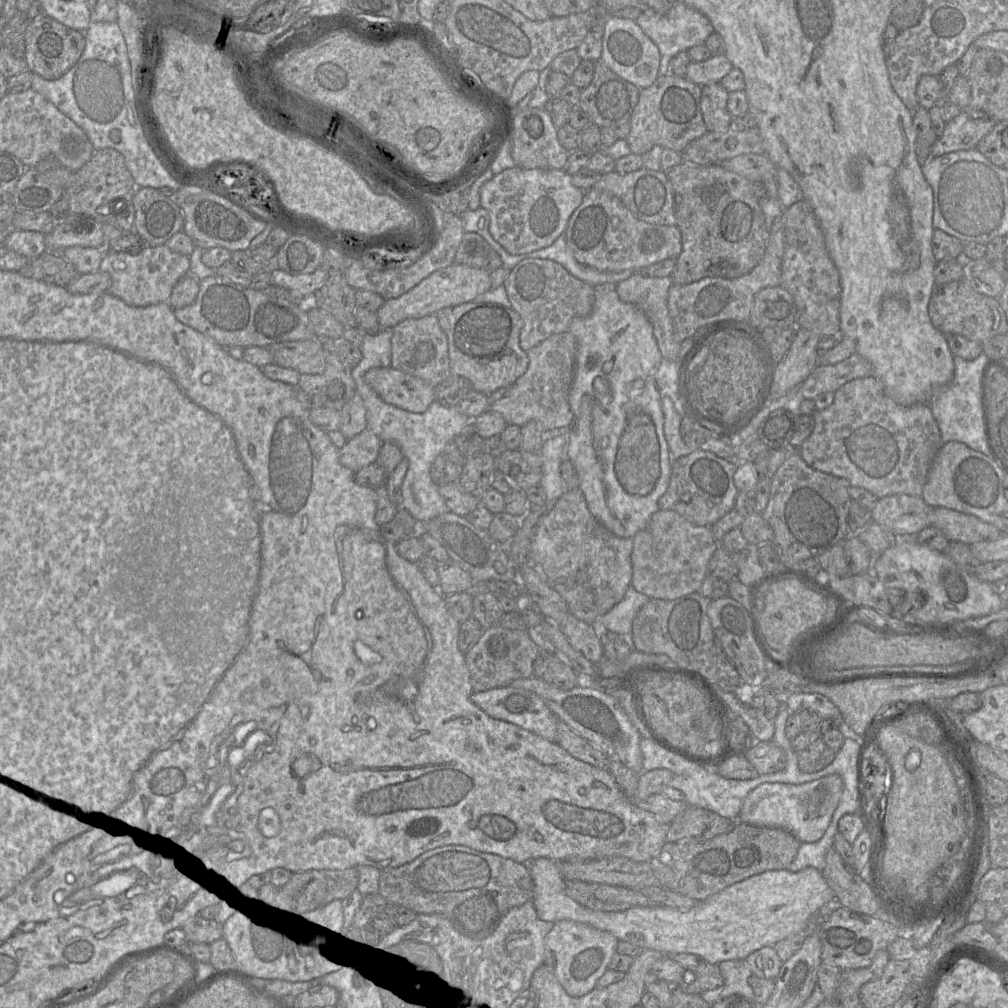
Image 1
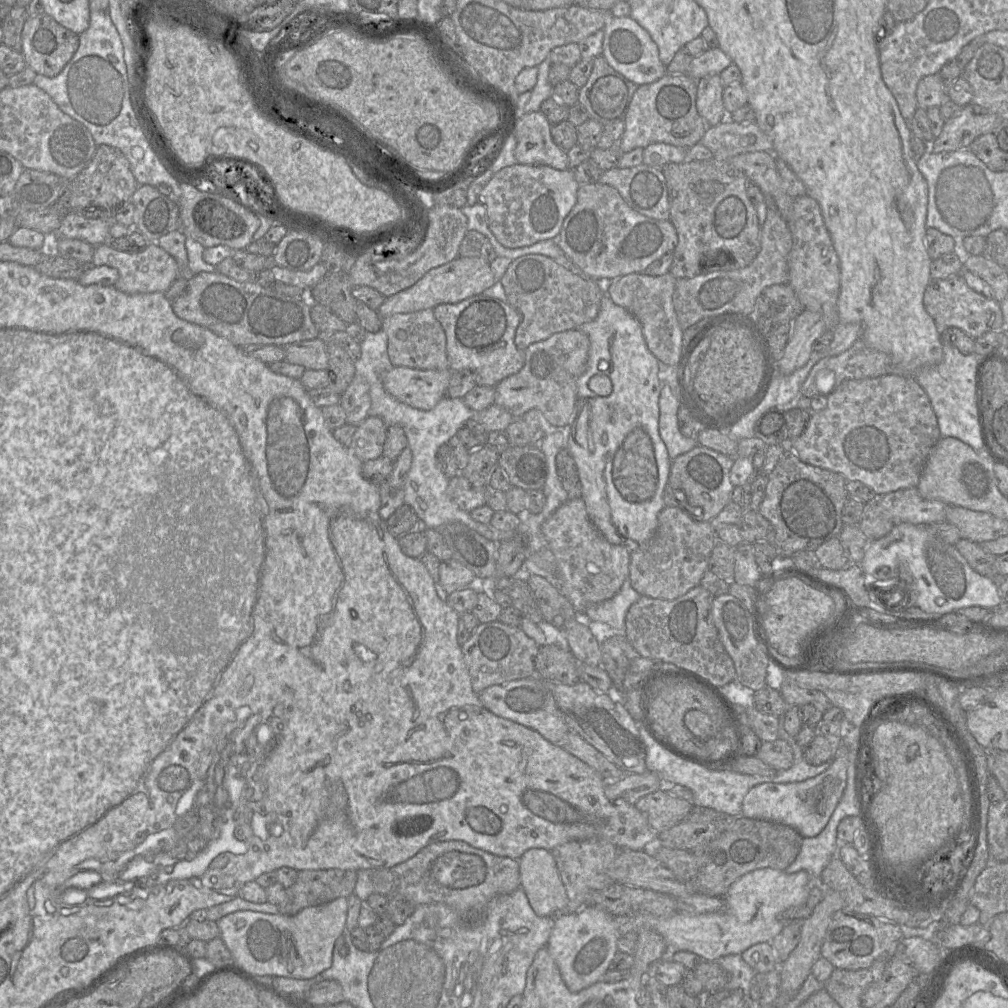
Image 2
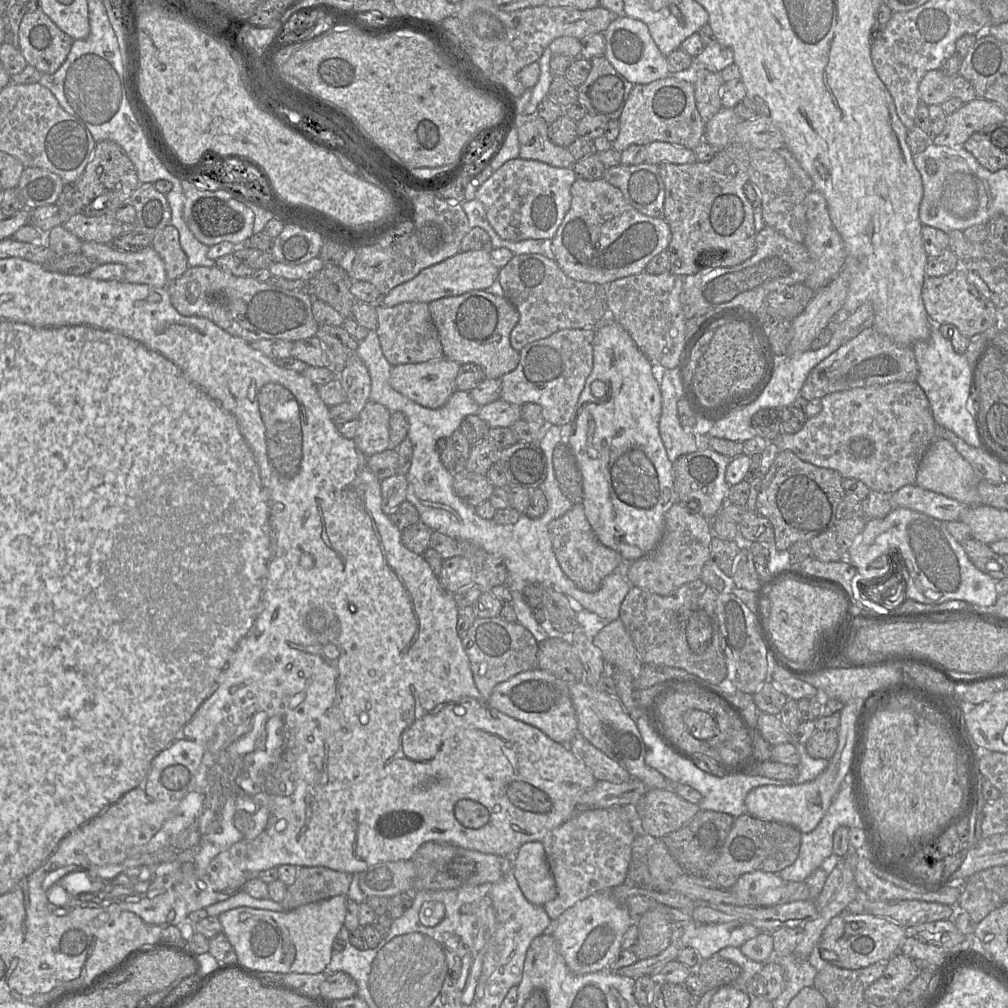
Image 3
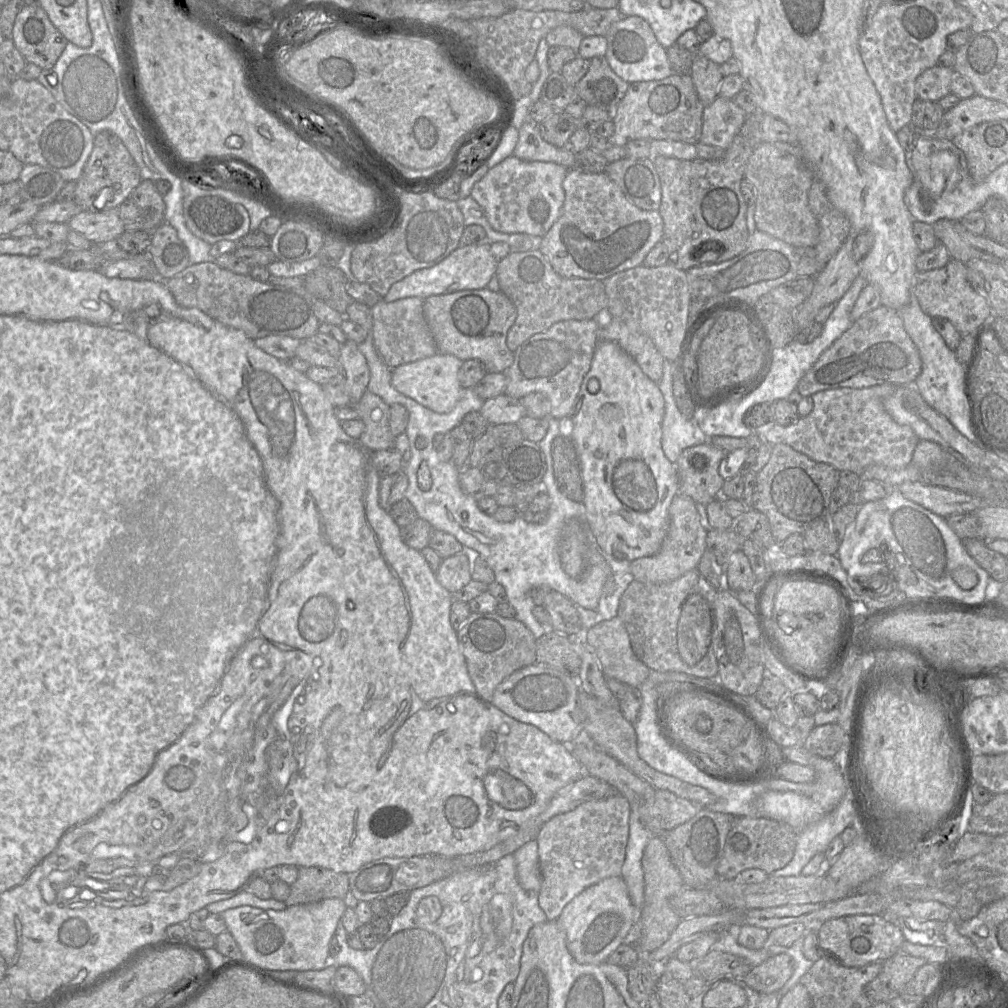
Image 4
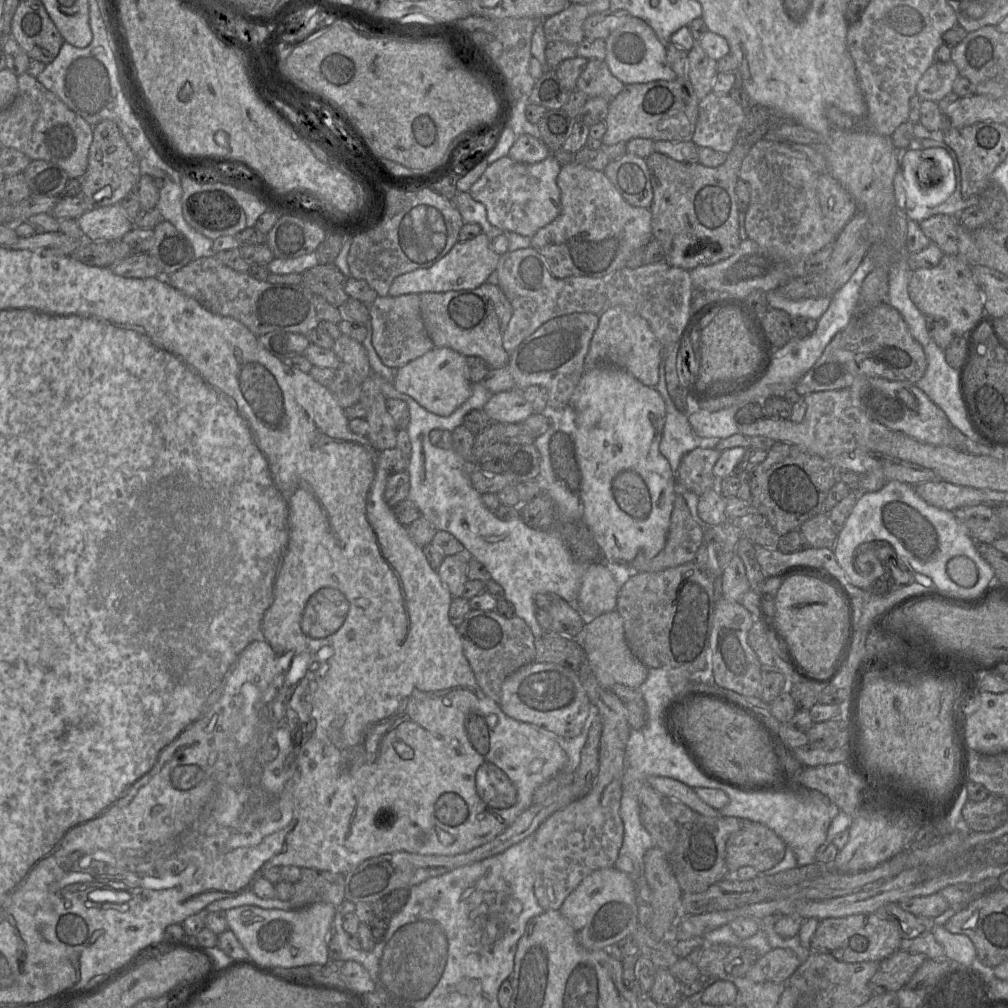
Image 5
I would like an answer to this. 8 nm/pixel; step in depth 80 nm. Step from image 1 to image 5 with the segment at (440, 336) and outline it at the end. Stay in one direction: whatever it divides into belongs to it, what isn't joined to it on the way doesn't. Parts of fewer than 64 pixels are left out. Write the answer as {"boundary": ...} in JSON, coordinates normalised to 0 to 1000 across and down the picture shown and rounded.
{"boundary":[[[416,292],[375,294],[366,303],[366,310],[369,342],[381,362],[393,367],[431,344],[418,314]]]}

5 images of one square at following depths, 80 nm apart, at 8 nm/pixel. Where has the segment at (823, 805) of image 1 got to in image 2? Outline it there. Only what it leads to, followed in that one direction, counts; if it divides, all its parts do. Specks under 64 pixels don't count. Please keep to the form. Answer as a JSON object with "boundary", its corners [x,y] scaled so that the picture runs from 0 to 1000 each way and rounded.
{"boundary":[[[834,733],[833,740],[829,745],[825,758],[814,768],[795,776],[762,776],[748,780],[738,791],[736,797],[736,809],[745,813],[754,813],[778,817],[789,822],[797,831],[811,829],[820,818],[838,784],[840,777],[840,762],[842,760],[841,747],[842,743],[836,738]]]}

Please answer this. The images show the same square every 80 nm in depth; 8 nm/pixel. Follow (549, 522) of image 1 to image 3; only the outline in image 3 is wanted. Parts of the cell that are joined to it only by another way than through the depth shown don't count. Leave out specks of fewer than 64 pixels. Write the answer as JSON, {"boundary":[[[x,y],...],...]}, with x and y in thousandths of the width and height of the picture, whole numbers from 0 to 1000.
{"boundary":[[[570,500],[559,512],[546,518],[544,528],[558,566],[577,586],[592,586],[598,575],[620,558],[613,548],[593,536],[580,512],[577,500]]]}

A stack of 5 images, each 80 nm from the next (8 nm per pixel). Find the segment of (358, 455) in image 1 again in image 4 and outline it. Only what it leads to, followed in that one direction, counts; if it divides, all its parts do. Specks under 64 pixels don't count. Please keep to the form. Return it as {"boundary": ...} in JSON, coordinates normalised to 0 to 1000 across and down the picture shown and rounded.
{"boundary":[[[363,387],[355,399],[356,416],[361,420],[361,428],[356,437],[368,447],[391,444],[392,435],[387,428],[387,403],[376,393]]]}

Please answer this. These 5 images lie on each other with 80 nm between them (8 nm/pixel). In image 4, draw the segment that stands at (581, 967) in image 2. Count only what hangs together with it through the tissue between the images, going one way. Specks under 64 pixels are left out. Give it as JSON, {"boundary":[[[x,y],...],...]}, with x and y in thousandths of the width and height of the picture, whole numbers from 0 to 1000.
{"boundary":[[[609,869],[584,879],[570,889],[558,903],[552,913],[560,924],[563,940],[575,956],[595,956],[602,953],[603,948],[618,936],[627,918],[633,913],[633,905],[627,897],[622,878],[617,869]]]}

